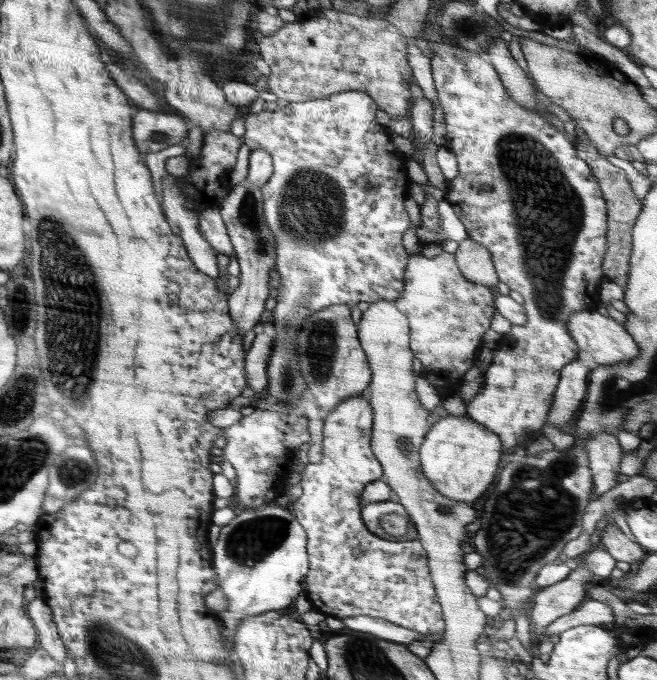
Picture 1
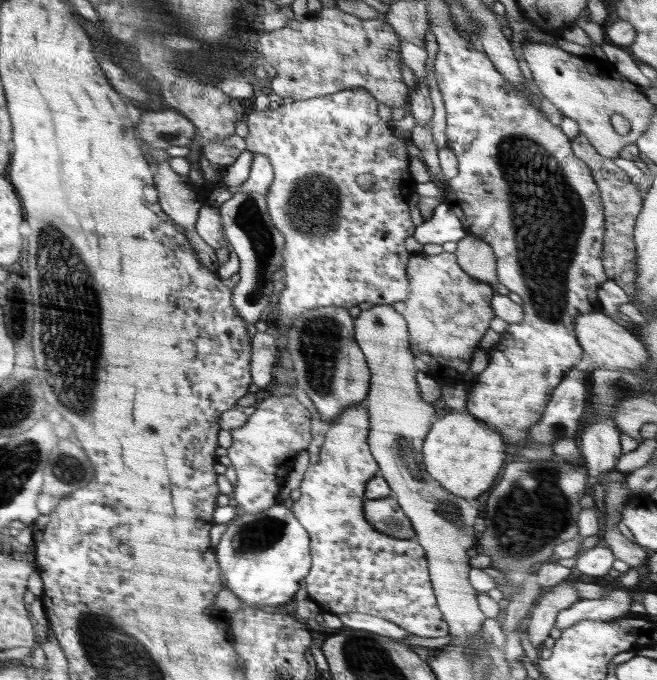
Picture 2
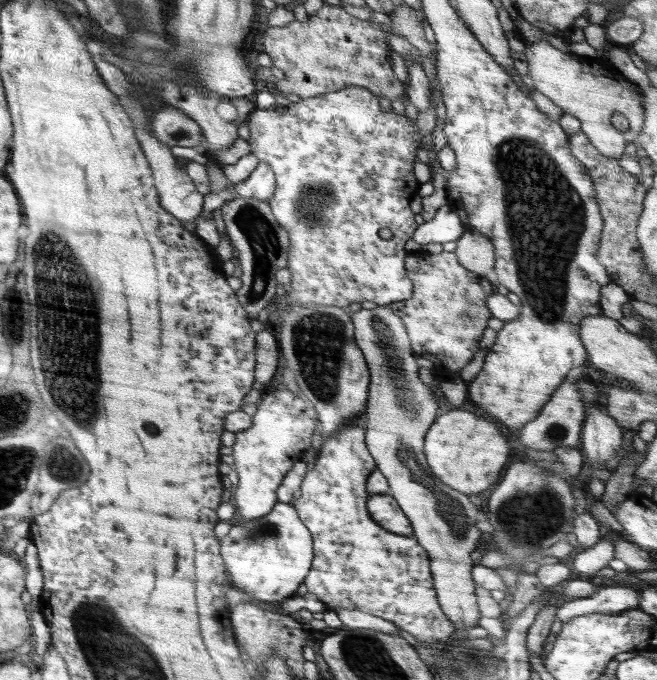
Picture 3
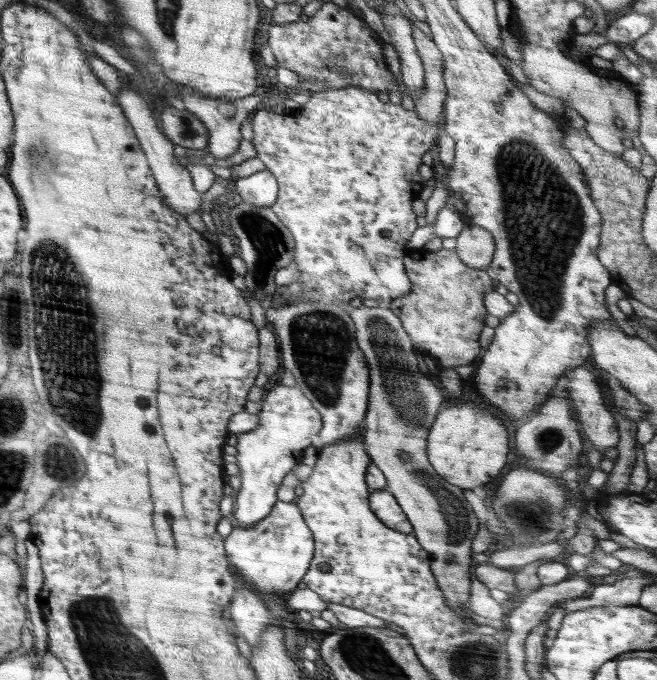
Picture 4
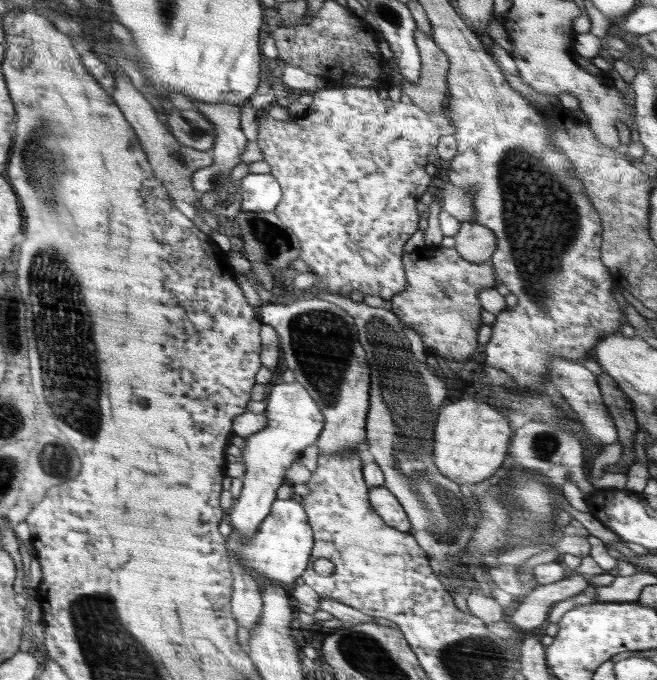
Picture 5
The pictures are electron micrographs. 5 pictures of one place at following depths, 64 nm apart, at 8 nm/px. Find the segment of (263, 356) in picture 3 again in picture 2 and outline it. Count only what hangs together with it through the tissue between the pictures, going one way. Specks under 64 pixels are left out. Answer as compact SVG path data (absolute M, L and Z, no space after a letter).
M257 332L252 339L252 354L250 354L250 375L252 383L258 388L264 388L272 382L272 370L278 358L276 338L266 332Z

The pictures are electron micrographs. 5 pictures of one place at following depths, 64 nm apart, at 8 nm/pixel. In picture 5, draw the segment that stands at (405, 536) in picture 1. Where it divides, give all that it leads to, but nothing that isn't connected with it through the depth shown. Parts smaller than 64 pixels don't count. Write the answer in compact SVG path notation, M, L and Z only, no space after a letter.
M383 485L370 489L369 501L381 520L399 532L409 533L411 523L398 499Z

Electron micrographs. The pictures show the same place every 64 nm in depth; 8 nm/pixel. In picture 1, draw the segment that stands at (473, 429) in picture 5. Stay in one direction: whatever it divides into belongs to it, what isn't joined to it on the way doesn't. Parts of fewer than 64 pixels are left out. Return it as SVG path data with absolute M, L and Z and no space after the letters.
M467 415L446 416L433 424L419 450L424 476L440 494L454 501L474 503L494 482L503 448L500 437Z

